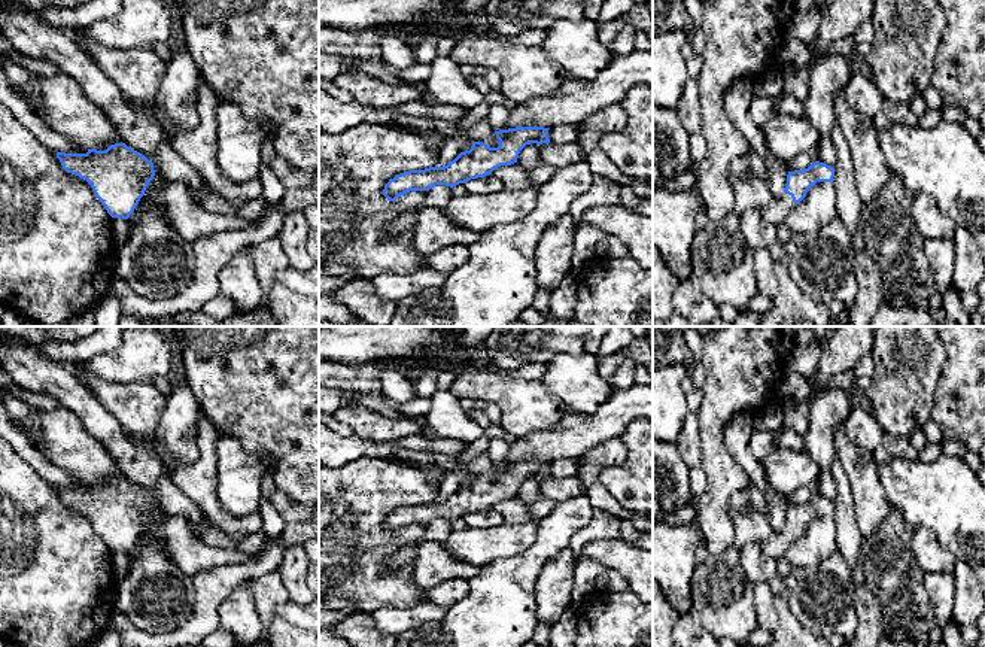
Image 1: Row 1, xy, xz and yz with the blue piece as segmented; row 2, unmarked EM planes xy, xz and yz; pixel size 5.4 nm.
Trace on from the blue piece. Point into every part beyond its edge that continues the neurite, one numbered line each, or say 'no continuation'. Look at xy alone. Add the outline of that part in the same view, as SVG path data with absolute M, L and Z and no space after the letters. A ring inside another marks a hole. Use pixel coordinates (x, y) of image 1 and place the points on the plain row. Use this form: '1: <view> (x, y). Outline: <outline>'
no continuation

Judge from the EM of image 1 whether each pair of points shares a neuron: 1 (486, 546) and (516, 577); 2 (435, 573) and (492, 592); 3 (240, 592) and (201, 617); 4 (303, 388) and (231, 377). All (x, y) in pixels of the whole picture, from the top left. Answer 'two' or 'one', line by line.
1: two
2: two
3: two
4: one

